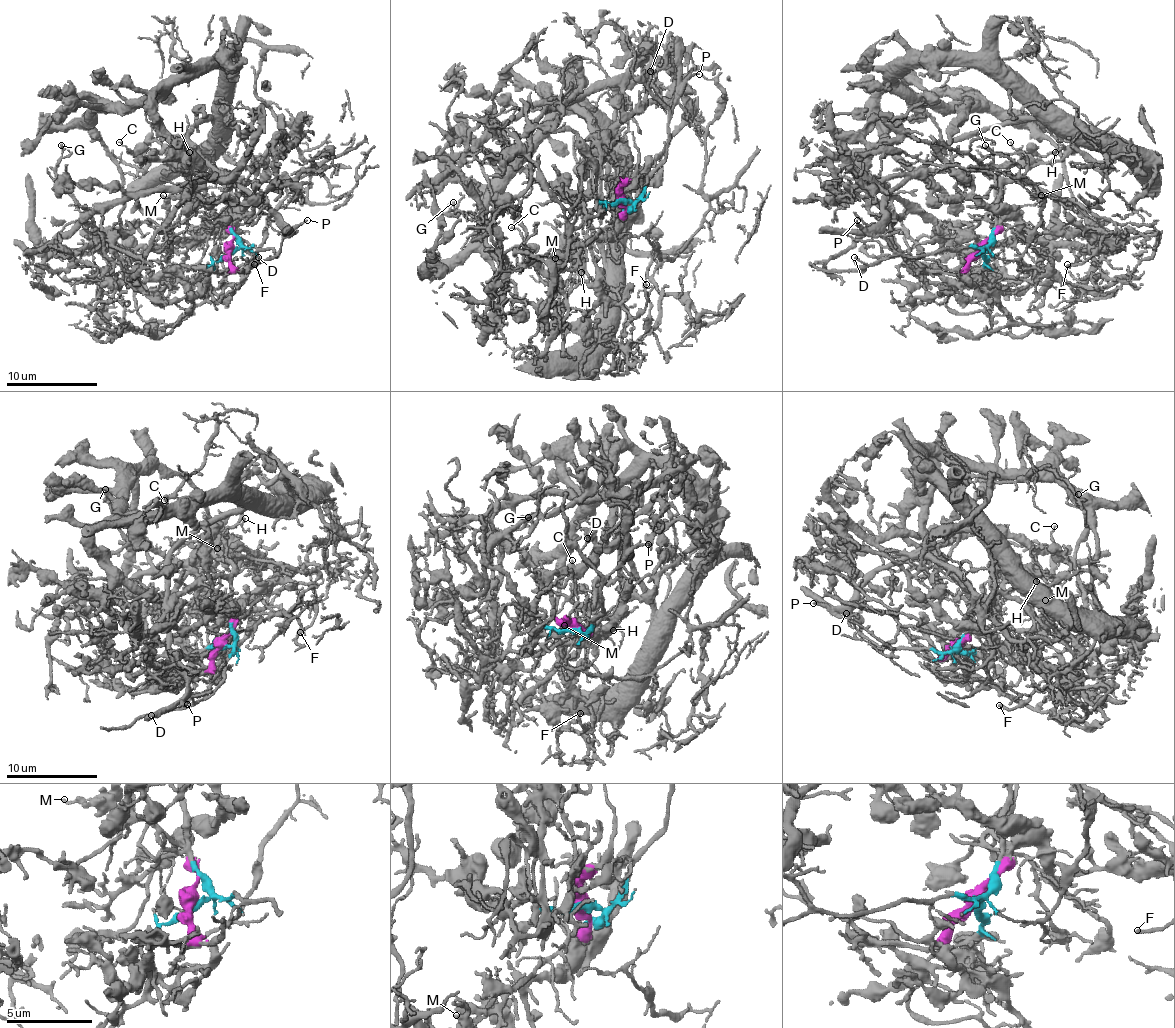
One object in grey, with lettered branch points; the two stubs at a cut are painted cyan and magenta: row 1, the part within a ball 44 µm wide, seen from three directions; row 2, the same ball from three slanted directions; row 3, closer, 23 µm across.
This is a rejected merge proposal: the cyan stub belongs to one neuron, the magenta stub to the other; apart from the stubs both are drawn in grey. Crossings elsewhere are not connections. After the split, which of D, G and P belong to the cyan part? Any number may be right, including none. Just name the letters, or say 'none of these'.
D, P

